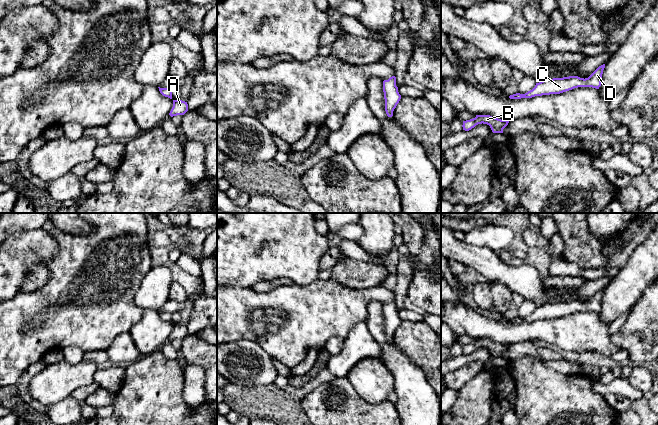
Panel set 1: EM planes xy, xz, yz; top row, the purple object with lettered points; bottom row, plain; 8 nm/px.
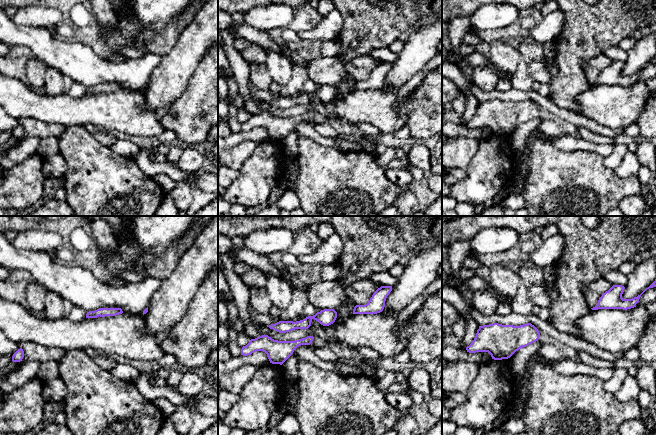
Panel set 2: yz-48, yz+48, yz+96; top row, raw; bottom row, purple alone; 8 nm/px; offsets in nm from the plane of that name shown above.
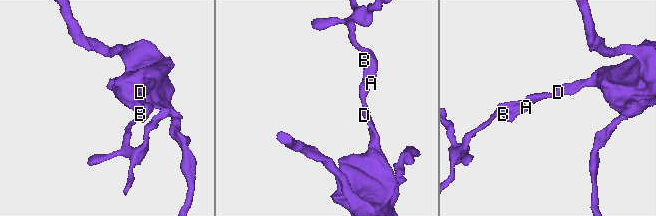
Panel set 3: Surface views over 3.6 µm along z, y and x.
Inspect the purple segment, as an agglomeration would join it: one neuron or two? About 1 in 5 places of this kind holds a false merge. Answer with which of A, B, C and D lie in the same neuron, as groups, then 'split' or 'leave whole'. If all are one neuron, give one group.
A B C D; leave whole

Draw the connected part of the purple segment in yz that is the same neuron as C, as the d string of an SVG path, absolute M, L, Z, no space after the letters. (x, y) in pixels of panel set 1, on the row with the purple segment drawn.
M605 64L599 66L588 78L569 76L553 78L536 83L535 87L525 94L510 95L510 99L532 98L535 96L560 94L578 87L592 87L599 89Z

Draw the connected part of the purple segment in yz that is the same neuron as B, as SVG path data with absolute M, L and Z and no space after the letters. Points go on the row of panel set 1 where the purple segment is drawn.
M476 115L475 118L463 121L463 130L469 131L478 124L487 124L493 133L503 133L503 129L508 125L508 120L501 120L490 115Z

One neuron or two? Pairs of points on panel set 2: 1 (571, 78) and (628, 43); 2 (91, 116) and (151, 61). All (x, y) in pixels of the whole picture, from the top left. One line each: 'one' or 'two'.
1: two
2: two

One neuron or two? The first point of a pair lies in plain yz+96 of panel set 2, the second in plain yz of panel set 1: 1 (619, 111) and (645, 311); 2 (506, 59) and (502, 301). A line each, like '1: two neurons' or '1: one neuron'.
1: two neurons
2: one neuron

